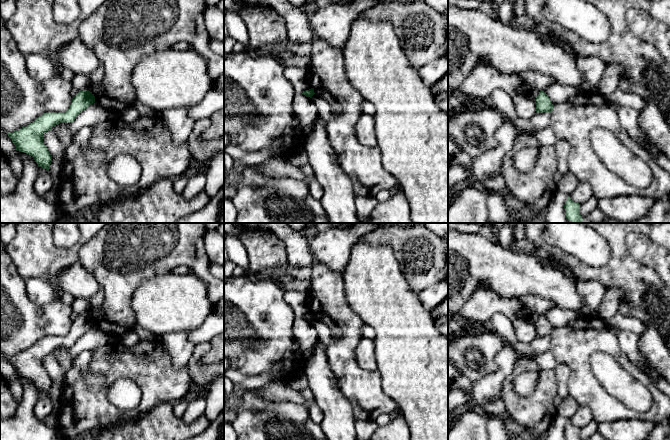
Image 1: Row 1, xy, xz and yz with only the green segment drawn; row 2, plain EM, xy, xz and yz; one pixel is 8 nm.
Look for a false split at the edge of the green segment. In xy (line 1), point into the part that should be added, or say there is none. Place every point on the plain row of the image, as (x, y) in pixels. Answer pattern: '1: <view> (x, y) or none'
1: none

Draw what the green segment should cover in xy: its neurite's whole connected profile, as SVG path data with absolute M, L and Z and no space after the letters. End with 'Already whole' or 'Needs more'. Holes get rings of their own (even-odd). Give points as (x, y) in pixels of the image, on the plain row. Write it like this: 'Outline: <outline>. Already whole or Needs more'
Outline: M89 314L79 315L65 336L46 336L29 349L8 356L9 362L19 376L32 380L39 391L49 395L52 380L43 366L43 358L59 347L73 346L76 341L95 326L95 320Z. Already whole

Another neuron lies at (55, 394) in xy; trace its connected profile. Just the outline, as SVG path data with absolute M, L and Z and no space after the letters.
M52 382L48 397L50 398L53 408L59 409L62 399L62 384L60 382Z

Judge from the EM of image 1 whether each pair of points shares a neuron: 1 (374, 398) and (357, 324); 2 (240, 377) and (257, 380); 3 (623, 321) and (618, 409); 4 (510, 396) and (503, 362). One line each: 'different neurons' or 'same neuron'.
1: same neuron
2: same neuron
3: different neurons
4: different neurons

